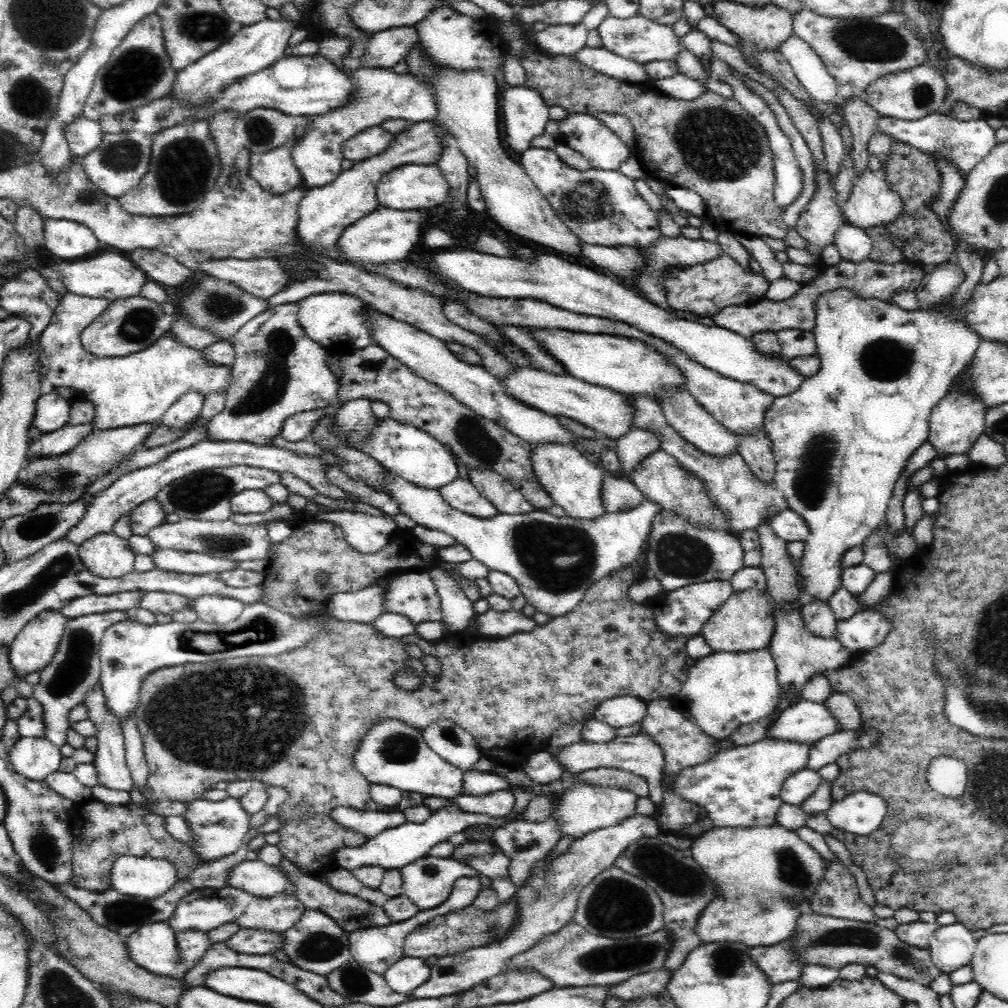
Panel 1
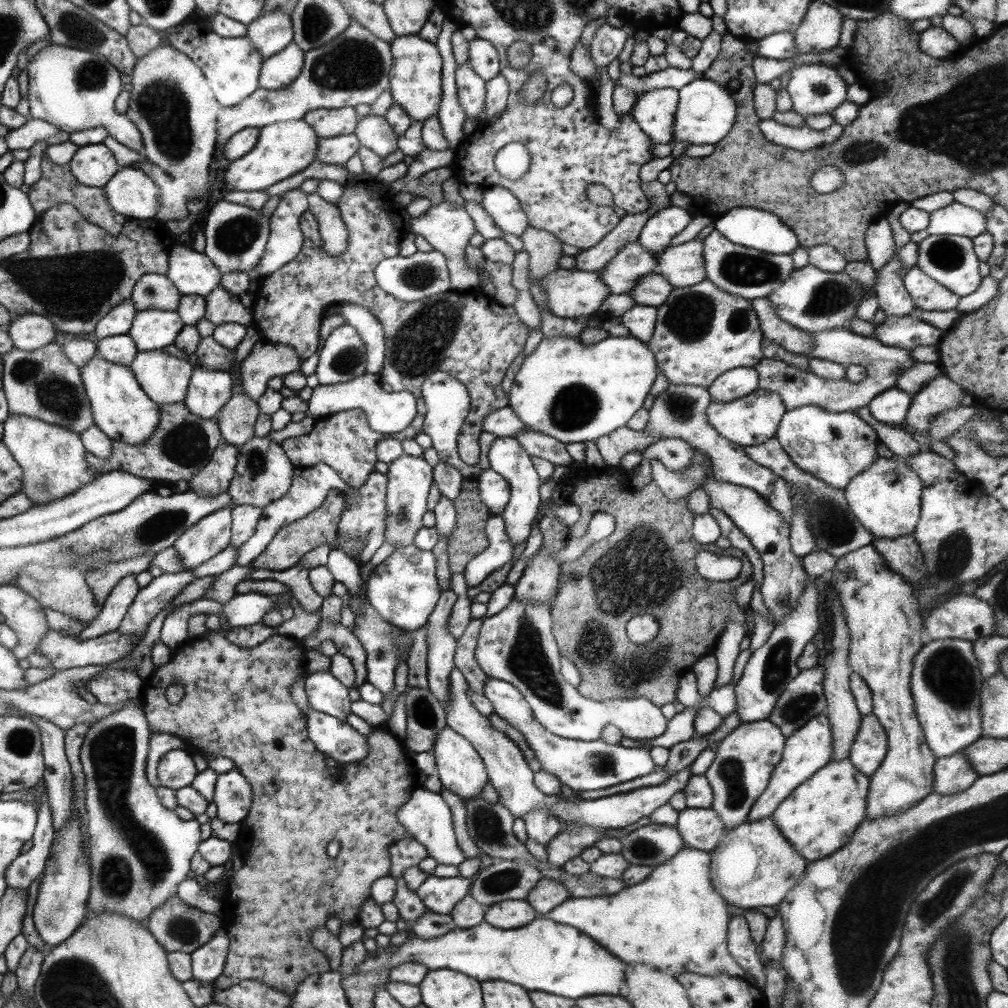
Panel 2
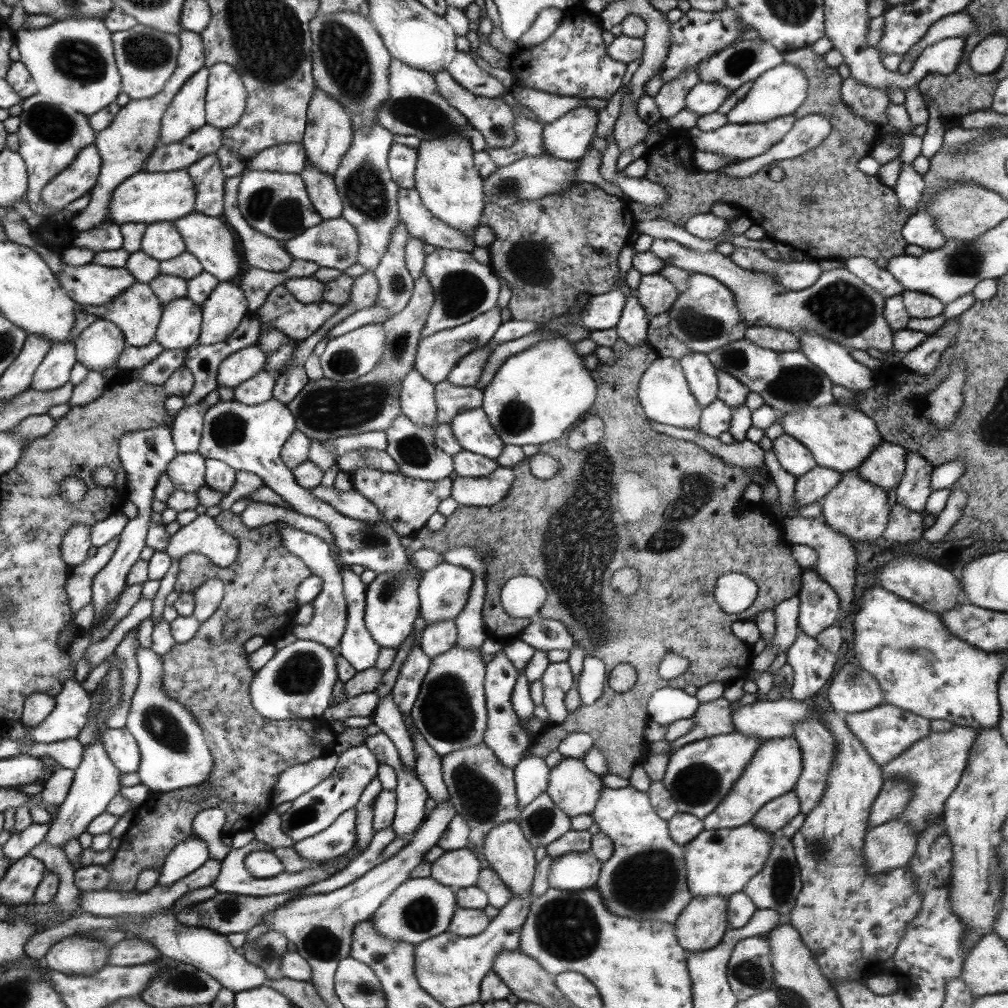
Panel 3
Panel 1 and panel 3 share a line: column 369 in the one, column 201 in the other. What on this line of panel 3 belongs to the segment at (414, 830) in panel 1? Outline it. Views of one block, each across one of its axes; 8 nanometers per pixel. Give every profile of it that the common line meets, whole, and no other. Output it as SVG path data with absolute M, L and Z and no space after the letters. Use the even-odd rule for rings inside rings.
M199 838L181 842L181 846L175 846L169 858L165 858L165 864L155 882L155 888L169 888L177 880L187 878L191 872L201 868L207 860L209 860L207 846Z

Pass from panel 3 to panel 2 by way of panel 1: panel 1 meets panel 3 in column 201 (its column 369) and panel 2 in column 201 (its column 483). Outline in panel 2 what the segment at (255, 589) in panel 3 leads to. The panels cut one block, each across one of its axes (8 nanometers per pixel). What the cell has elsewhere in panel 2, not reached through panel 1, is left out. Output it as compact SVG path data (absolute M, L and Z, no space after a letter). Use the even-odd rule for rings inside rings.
M205 632L201 636L201 640L187 640L185 646L179 646L173 654L171 654L171 660L163 666L157 666L155 672L151 676L145 676L145 692L141 696L143 700L143 710L147 714L147 720L149 720L149 726L151 726L151 732L165 732L165 734L171 734L171 736L177 736L181 738L189 748L193 748L195 752L215 752L215 754L221 754L229 760L233 760L235 764L235 770L241 772L241 776L245 776L245 780L249 782L249 786L253 788L253 806L249 808L249 816L245 818L245 822L241 822L241 832L239 832L239 840L235 842L235 846L239 848L239 856L243 858L243 866L233 872L233 876L229 876L227 880L227 890L229 894L225 896L225 904L227 906L237 906L239 910L239 916L229 916L229 912L223 916L223 924L225 924L225 930L227 930L227 936L229 936L229 956L227 956L227 962L225 962L225 970L223 974L211 984L215 990L227 990L239 982L259 982L263 986L269 986L271 990L275 992L283 992L287 996L293 996L297 992L297 986L309 978L311 974L325 974L325 972L331 972L331 966L329 962L325 960L325 956L321 952L317 952L317 948L313 948L313 944L309 944L309 936L315 928L319 926L325 926L325 922L329 922L329 916L335 912L339 914L337 918L341 920L341 926L343 924L349 924L353 920L359 918L359 912L361 912L361 906L367 898L371 898L371 888L373 888L373 882L377 882L377 878L385 878L385 876L391 876L391 860L389 860L389 846L393 846L393 842L397 840L403 840L403 838L409 838L409 832L397 824L397 808L403 806L405 802L409 802L409 794L411 790L415 790L415 772L411 770L411 764L407 760L407 756L403 754L401 746L397 744L397 740L385 732L381 732L381 728L375 728L369 736L367 736L367 746L369 746L369 752L365 756L365 760L359 760L357 764L353 764L353 768L345 768L343 774L337 776L337 780L329 774L327 766L325 766L325 754L319 752L313 742L309 740L309 732L307 732L307 718L305 714L301 712L301 708L293 702L291 698L291 688L293 684L307 676L307 670L305 670L305 648L301 642L293 640L293 638L285 638L285 636L277 636L277 634L271 634L265 642L253 646L253 648L237 648L233 644L229 644L221 634L215 634L215 632ZM171 684L181 684L183 690L185 690L185 696L181 698L179 704L169 704L165 700L165 688L171 686ZM331 840L337 840L341 844L341 850L339 850L339 856L335 860L327 858L325 854L325 846L331 842Z

